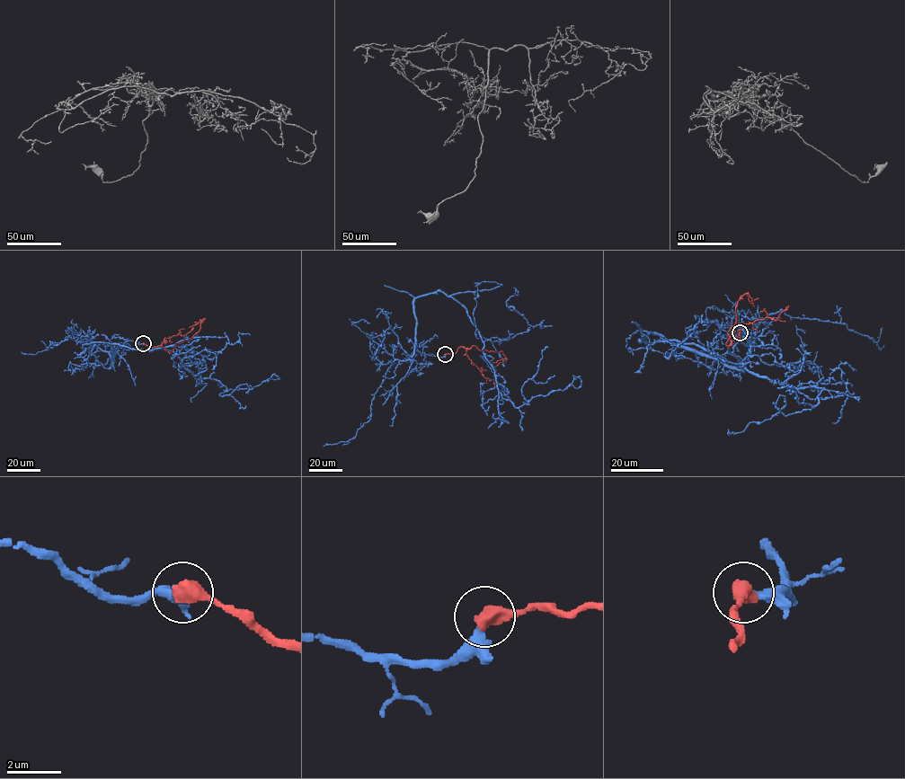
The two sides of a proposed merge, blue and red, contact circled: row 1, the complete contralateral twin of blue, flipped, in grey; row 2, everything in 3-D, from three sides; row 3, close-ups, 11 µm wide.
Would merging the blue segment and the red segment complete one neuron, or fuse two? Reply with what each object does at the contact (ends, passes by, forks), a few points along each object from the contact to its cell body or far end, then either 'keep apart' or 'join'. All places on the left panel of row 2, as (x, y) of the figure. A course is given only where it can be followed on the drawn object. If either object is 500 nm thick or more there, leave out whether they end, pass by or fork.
blue via (143, 343), (127, 340), (110, 366), (114, 344), (171, 350), (245, 405) | red via (143, 343), (153, 348), (161, 345), (171, 352), (175, 345), (190, 340), (199, 330), (203, 319), (189, 327) | join

